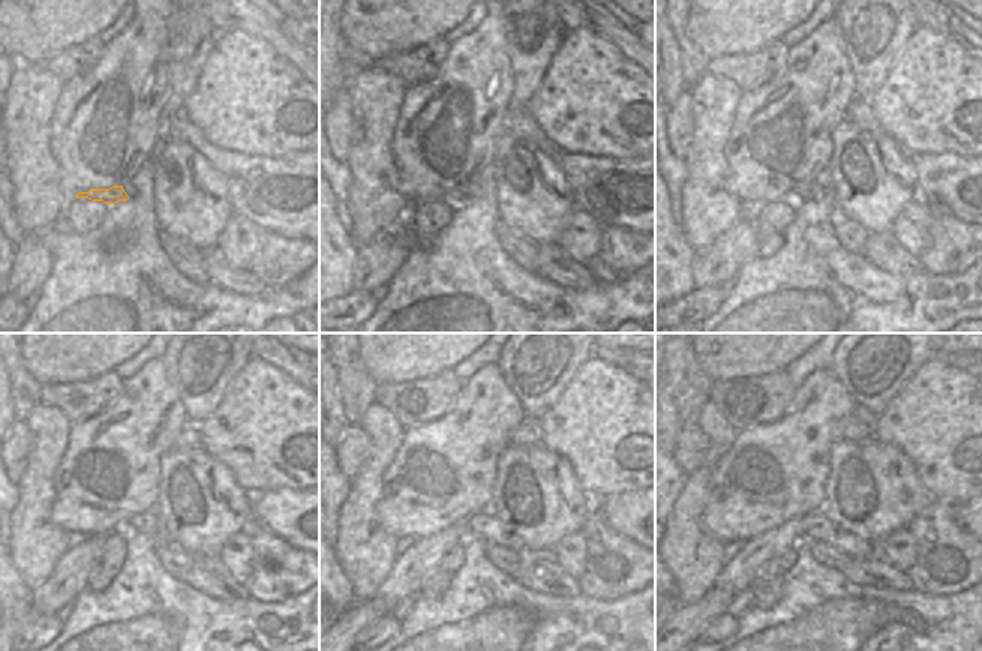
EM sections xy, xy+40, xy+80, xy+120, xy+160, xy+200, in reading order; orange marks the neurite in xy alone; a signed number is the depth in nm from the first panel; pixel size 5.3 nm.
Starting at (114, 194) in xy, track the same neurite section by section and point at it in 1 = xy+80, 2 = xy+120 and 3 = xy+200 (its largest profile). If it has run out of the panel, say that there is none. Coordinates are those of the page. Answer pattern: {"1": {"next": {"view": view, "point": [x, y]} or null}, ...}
{"1": {"next": {"view": "xy+80", "point": [793, 198]}}, "2": {"next": {"view": "xy+120", "point": [147, 522]}}, "3": {"next": {"view": "xy+200", "point": [816, 527]}}}

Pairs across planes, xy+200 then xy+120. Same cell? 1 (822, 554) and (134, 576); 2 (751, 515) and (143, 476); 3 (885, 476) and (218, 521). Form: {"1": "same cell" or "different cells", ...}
{"1": "different cells", "2": "same cell", "3": "same cell"}

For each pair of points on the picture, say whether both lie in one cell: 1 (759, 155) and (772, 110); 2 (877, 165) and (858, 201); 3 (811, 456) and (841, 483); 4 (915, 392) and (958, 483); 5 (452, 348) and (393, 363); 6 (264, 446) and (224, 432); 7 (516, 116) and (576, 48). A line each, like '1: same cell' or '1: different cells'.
1: same cell
2: same cell
3: different cells
4: same cell
5: same cell
6: same cell
7: different cells

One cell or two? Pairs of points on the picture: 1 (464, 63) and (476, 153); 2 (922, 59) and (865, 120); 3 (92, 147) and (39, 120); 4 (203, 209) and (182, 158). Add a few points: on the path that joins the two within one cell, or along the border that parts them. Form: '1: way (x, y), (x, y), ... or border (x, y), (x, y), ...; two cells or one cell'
1: way (465, 86), (465, 131); one cell
2: border (868, 99), (868, 108), (882, 131); two cells
3: border (62, 93), (51, 119), (51, 153), (56, 161); two cells
4: way (191, 197), (185, 186), (183, 170); one cell

